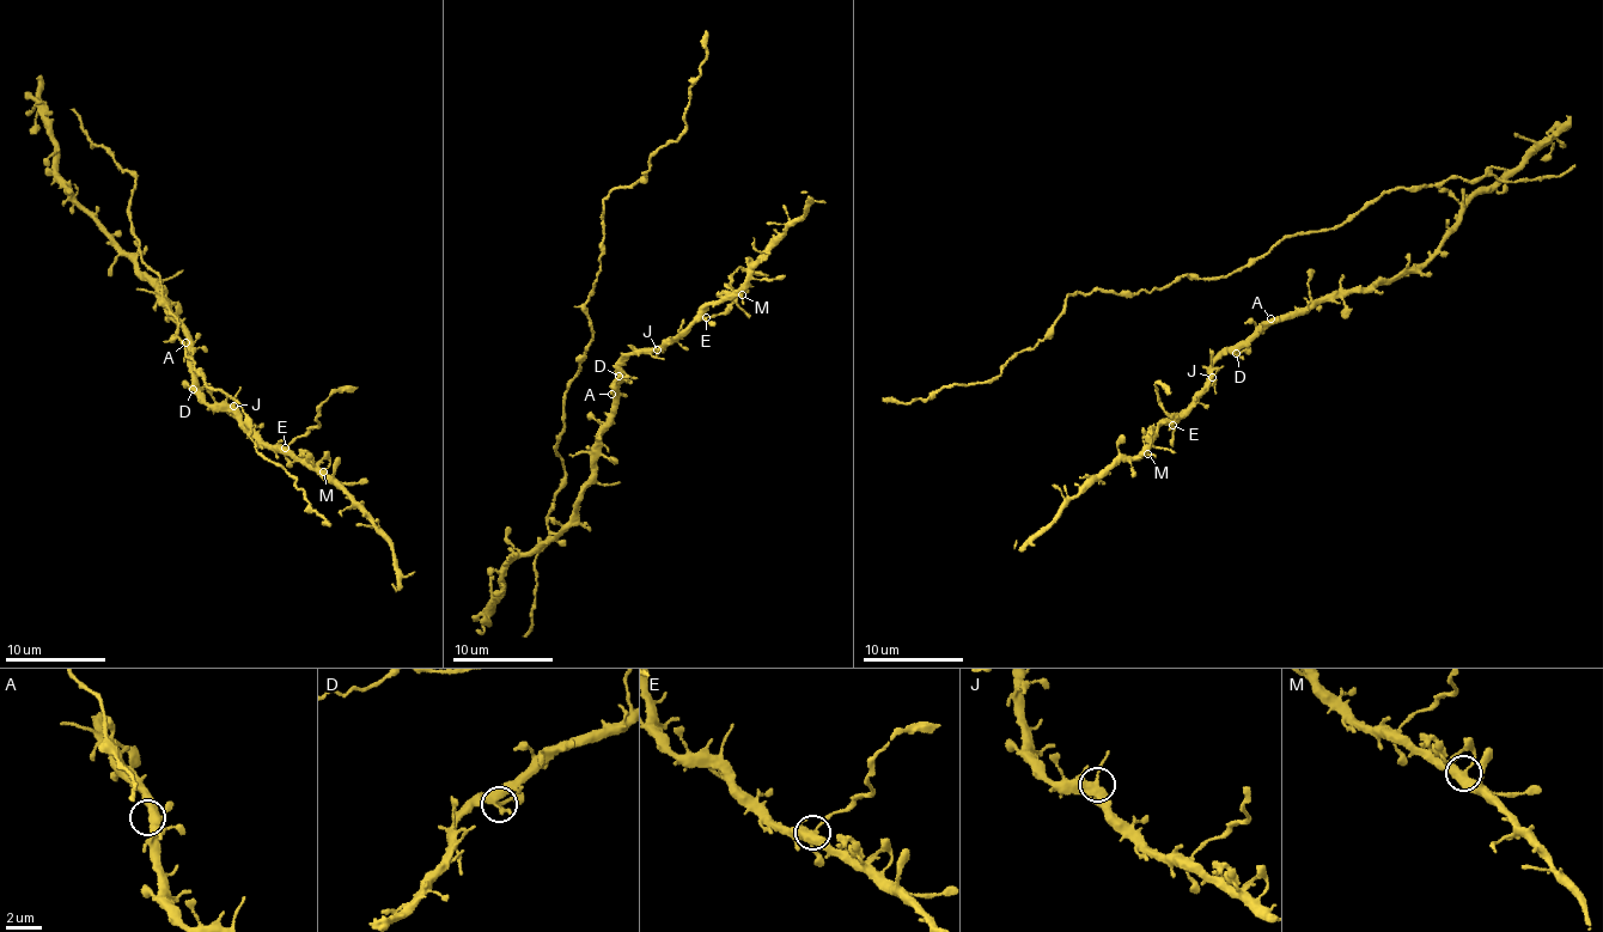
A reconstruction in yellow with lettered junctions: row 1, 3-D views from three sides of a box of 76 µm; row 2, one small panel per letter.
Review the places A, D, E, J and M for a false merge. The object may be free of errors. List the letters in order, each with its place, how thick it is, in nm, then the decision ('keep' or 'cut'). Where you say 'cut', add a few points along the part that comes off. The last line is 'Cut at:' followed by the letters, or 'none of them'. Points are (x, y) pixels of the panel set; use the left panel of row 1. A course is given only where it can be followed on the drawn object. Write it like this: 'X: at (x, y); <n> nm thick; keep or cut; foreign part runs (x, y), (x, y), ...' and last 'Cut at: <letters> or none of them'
A: at (186, 342); 400 nm thick; keep
D: at (193, 389); 320 nm thick; keep
E: at (285, 448); 360 nm thick; cut; foreign part runs (285, 448), (318, 426), (317, 416), (334, 391), (358, 387)
J: at (233, 406); 360 nm thick; keep
M: at (323, 471); 400 nm thick; keep
Cut at: E

